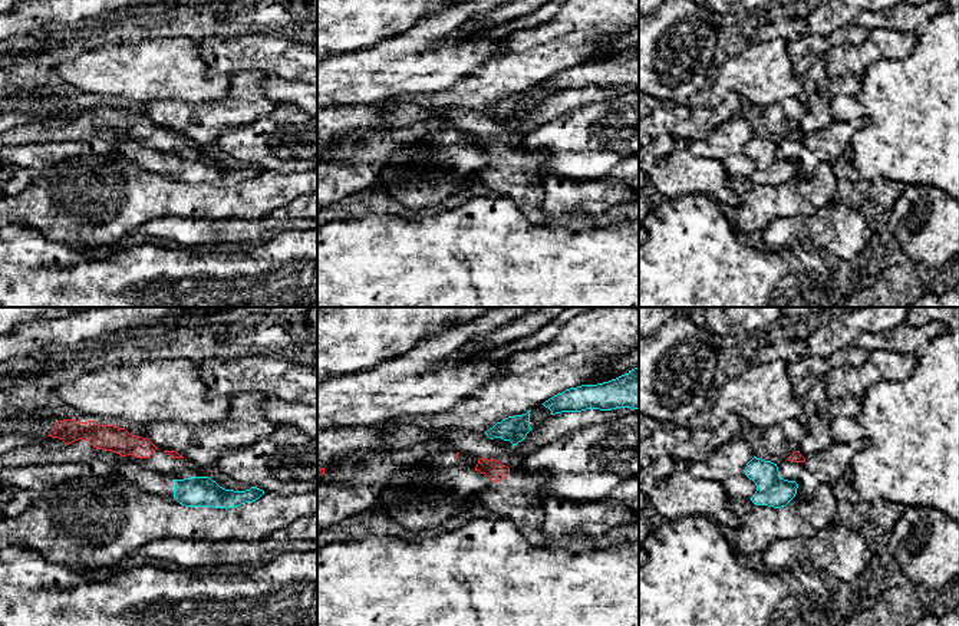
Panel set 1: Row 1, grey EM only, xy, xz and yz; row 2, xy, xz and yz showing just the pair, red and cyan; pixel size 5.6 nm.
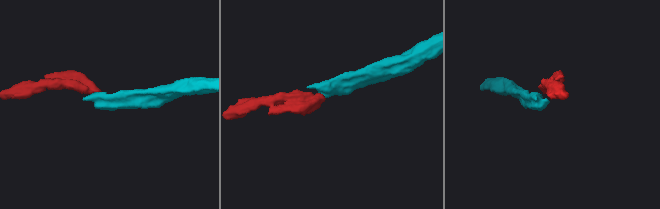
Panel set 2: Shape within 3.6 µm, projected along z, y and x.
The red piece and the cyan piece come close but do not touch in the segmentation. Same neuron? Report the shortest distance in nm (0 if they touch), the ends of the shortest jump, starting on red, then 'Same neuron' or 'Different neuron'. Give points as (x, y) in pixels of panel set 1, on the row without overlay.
Distance 70 nm. Across: yz (787, 137), (775, 142). Different neuron

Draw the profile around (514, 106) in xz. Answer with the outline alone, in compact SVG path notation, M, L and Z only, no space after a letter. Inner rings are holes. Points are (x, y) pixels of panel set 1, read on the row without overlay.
M530 90L515 95L508 95L501 101L497 101L492 106L490 106L485 113L490 118L501 116L504 119L510 119L514 123L521 121L527 112L531 109L530 105Z

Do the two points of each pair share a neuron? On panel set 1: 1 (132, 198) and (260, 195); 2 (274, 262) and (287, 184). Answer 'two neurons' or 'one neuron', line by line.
1: one neuron
2: two neurons

